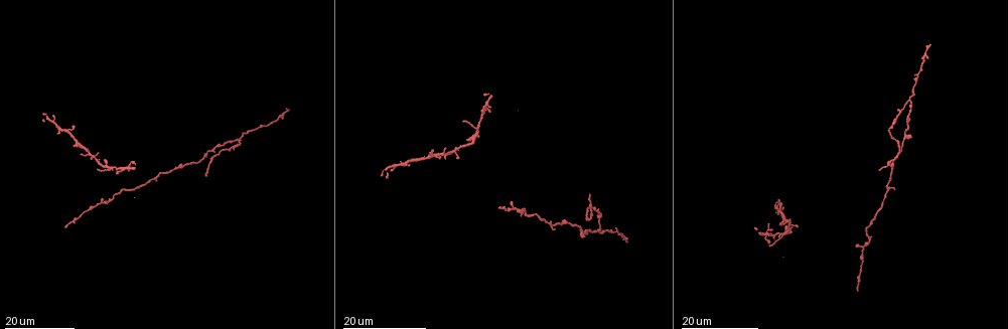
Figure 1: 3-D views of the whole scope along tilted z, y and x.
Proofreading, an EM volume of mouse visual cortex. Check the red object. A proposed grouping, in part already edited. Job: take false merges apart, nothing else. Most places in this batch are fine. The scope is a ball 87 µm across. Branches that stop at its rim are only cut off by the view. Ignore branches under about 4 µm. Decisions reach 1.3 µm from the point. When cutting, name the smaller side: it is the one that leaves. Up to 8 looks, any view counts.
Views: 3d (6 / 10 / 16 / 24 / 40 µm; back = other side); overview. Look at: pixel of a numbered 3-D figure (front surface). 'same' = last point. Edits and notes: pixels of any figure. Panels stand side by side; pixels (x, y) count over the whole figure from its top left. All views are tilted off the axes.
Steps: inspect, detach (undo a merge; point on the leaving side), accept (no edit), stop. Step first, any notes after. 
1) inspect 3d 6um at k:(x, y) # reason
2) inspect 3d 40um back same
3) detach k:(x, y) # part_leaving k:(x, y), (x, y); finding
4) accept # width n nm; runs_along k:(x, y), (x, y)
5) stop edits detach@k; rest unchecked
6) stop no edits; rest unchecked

inspect 3d 16um at 1:(110, 169) # three-way junction

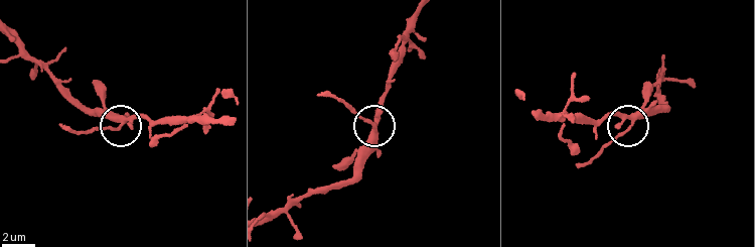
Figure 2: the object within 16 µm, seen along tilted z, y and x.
inspect 3d 10um at 2:(375, 128)

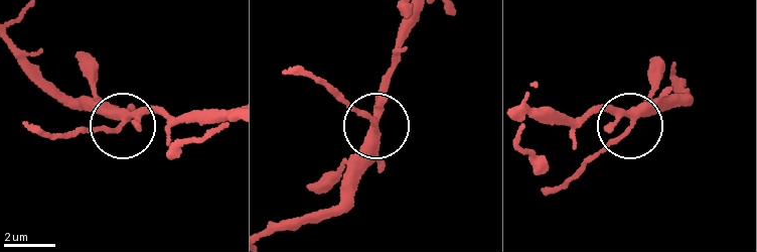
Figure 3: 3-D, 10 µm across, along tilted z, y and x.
accept # all the same neuron

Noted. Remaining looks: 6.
inspect 3d 16um at 1:(91, 154) # looks like a crossing

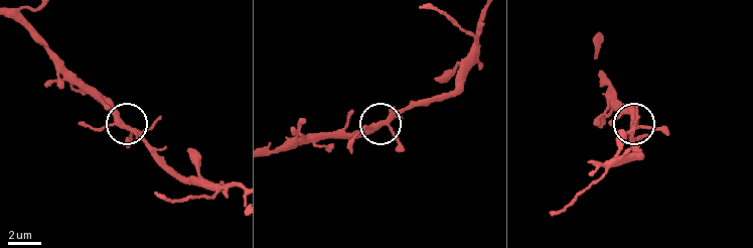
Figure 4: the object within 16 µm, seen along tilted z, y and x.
inspect 3d 6um at 4:(126, 128)

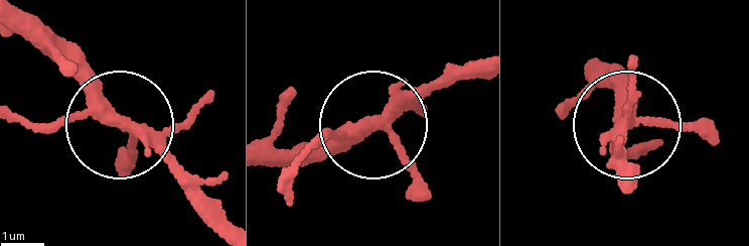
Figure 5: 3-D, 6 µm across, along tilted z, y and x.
accept # width 280 nm; continuous, no second neuron

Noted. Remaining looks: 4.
inspect 3d 24um at 1:(515, 208) # arms part here

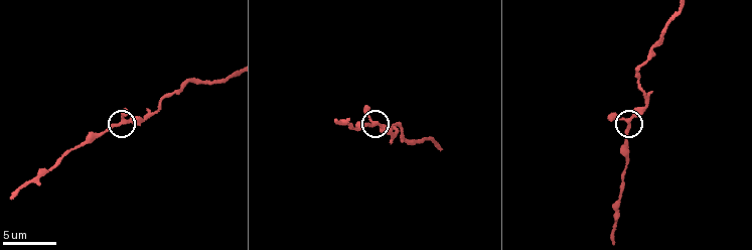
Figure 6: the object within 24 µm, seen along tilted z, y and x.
inspect 3d 6um at 6:(125, 120) # closer look

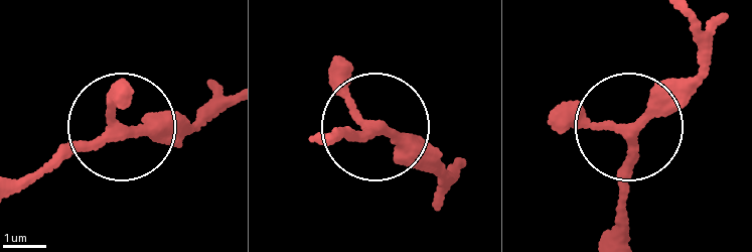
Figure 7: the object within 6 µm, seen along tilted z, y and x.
accept # runs_along 7:(227, 99), (193, 123), (115, 128), (29, 182); continuous, no second neuron

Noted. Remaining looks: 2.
inspect 3d 16um at 1:(910, 101) # arms part here

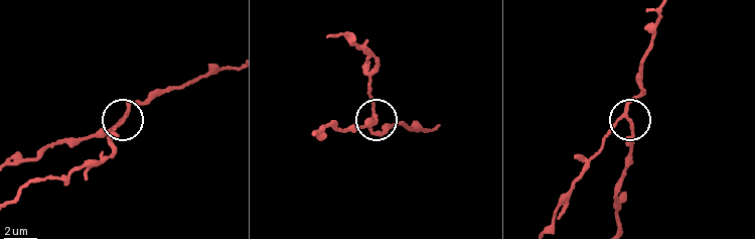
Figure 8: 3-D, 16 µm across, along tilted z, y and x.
inspect 3d 6um at 8:(126, 115)

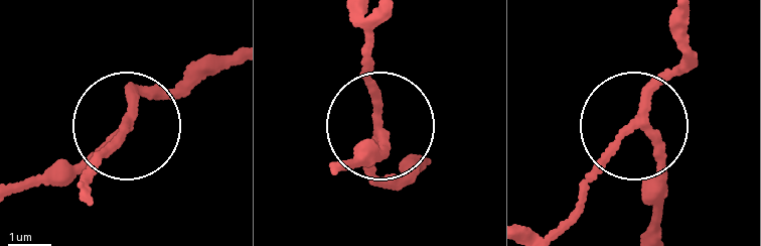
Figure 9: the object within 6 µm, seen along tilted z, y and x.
detach 9:(115, 143) # part_leaving 9:(129, 120), (86, 197); a second neuron is stuck on

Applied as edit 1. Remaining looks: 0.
stop edits detach@9; rest unchecked

